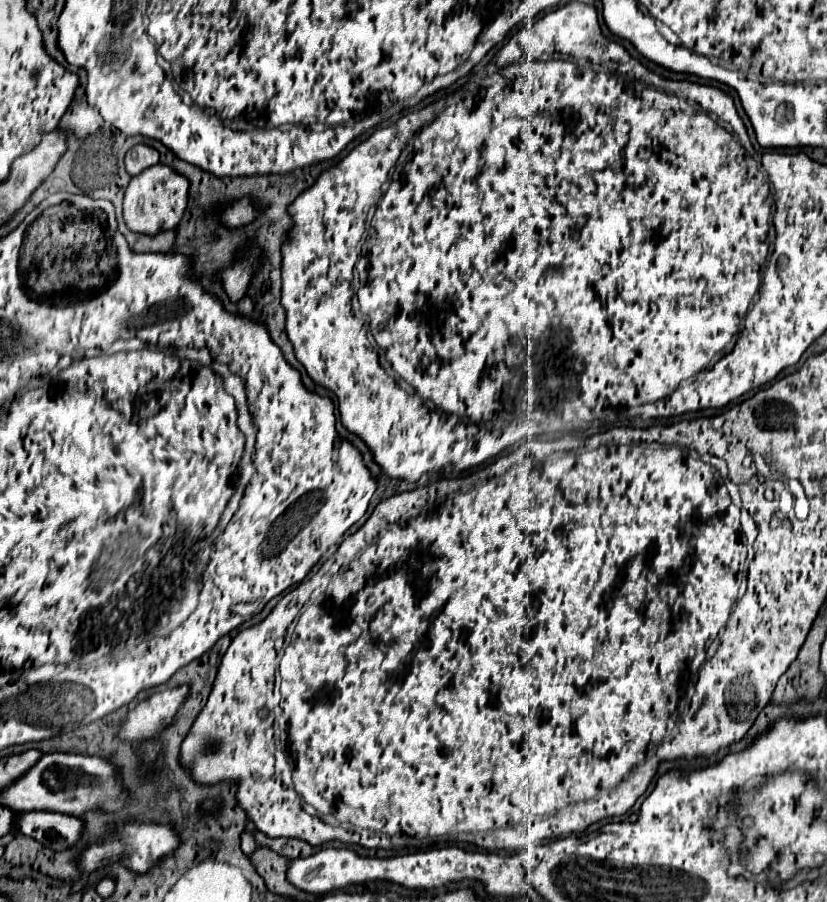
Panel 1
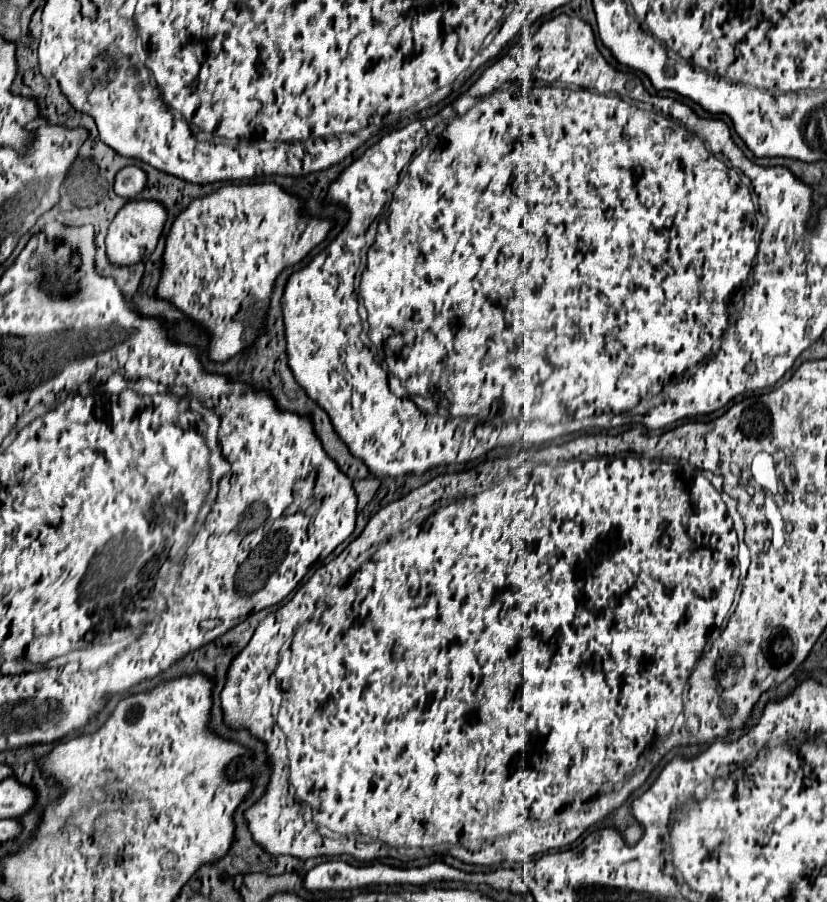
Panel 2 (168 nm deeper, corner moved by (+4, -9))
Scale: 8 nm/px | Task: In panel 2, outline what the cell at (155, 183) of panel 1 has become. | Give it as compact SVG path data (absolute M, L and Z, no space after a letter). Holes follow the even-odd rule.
M130 200L124 208L118 210L116 218L112 220L110 228L108 228L108 236L106 236L106 250L108 250L108 256L114 264L120 264L120 266L130 266L130 264L136 264L144 258L148 258L162 232L164 232L164 224L168 220L168 210L164 208L162 202L154 202L154 200Z

